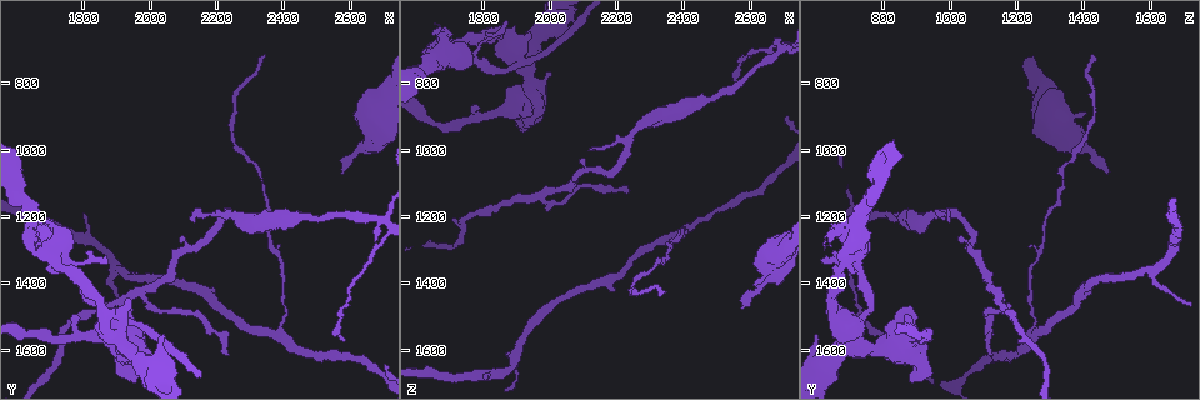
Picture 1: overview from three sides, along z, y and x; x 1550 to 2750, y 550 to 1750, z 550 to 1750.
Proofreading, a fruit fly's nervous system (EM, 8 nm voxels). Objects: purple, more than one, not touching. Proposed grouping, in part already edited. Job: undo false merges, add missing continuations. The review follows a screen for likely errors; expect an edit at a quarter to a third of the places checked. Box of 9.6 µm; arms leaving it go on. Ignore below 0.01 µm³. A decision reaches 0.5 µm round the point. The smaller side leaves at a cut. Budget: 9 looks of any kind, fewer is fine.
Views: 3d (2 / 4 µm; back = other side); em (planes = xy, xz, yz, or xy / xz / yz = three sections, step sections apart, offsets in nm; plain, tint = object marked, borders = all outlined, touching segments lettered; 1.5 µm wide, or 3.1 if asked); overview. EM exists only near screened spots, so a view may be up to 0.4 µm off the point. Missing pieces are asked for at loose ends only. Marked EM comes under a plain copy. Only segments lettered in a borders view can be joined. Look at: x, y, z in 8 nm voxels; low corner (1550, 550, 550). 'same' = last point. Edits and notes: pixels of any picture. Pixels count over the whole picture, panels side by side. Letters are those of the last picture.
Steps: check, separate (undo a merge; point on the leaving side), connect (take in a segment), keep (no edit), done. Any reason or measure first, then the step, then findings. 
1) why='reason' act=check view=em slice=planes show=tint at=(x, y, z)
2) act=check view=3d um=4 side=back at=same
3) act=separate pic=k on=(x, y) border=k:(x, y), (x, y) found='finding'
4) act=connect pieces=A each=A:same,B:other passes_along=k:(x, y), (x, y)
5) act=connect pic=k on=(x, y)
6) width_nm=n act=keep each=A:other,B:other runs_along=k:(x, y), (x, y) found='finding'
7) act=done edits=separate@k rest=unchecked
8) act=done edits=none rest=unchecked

why='an open end' act=check view=3d um=4 at=(2570, 1070, 1480)

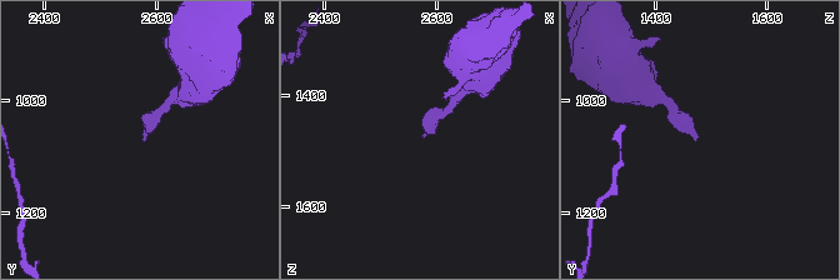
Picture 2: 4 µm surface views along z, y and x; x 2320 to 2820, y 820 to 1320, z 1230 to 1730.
act=check view=em slice=planes show=borders at=(2570, 1065, 1480)

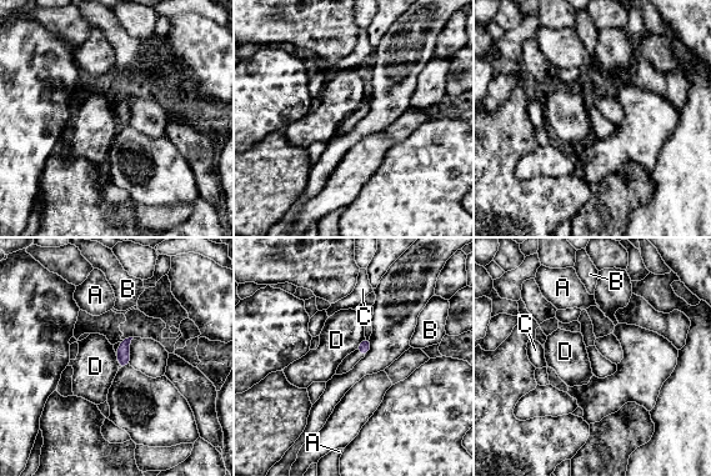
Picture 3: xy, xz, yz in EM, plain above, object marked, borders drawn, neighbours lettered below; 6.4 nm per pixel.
act=keep each=A:other,B:other,C:other,D:other border=3:(365, 337), (356, 349) found='none of them fits'

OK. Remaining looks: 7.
why='end of a long branch' act=check view=em slice=xy step=8 show=borders at=(2240, 1610, 1130)

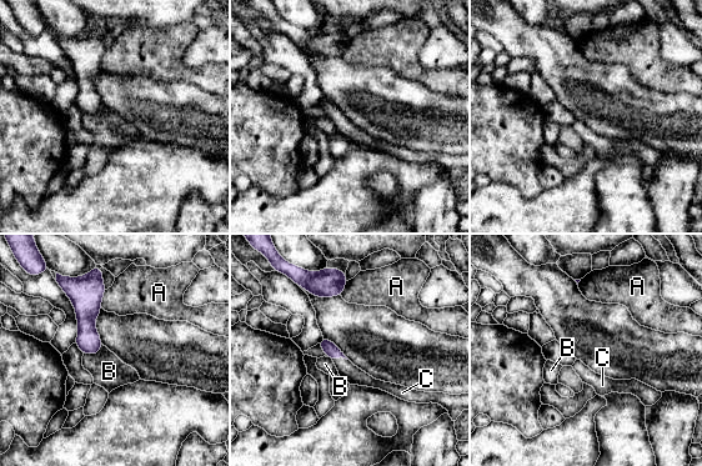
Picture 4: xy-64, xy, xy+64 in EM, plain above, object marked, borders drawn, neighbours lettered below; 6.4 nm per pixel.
why='cut it another way' act=check view=em slice=yz step=4 show=borders at=same

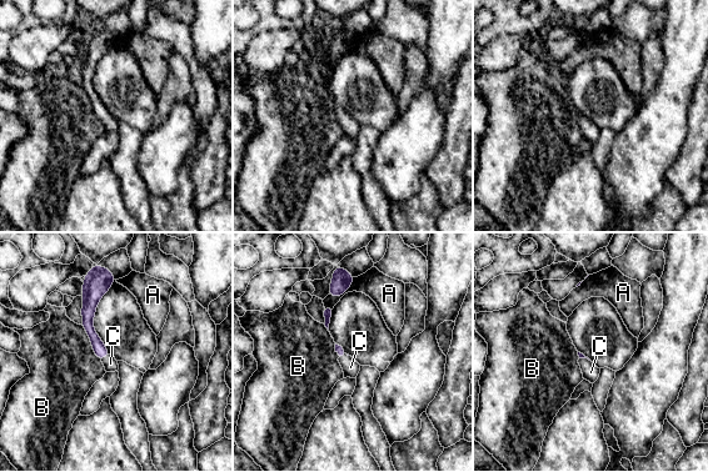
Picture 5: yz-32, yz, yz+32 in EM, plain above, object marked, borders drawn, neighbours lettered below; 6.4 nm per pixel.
act=connect pieces=C each=A:other,B:other,C:same passes_along=5:(340, 352), (343, 356), (350, 367) found='the neuron continues'

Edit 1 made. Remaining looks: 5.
act=check view=overview

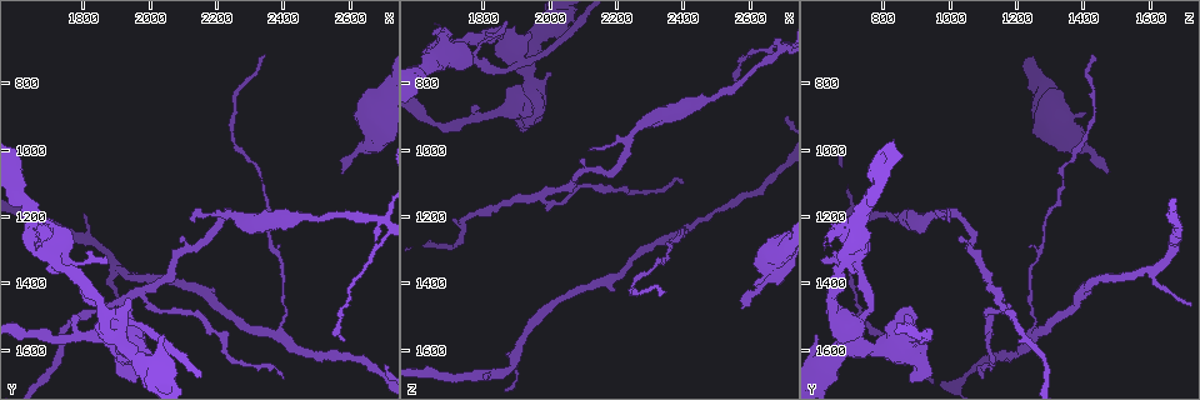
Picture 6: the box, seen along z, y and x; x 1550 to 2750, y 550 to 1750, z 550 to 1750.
why='free end' act=check view=3d um=2 at=(2010, 1620, 770)

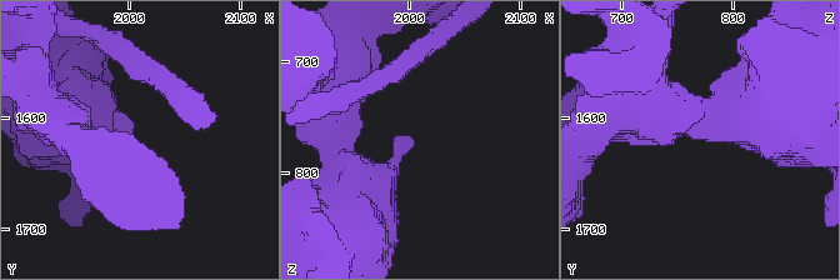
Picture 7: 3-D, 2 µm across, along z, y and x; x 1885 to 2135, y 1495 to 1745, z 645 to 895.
why='need the tissue' act=check view=em slice=planes show=borders at=(2004, 1616, 768)

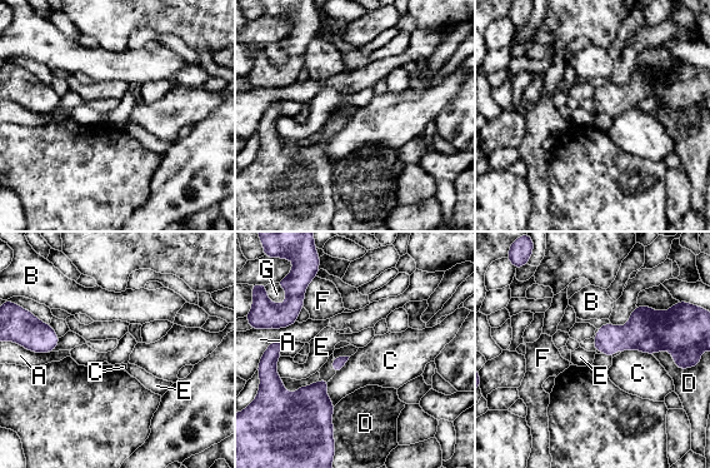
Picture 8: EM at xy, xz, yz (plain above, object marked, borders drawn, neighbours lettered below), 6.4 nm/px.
act=keep each=A:other,B:other,C:other,D:other,E:other,F:other,G:other border=8:(621, 350), (639, 349), (651, 354) found='none of them fits'

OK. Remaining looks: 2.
why='stops while still wide' act=check view=em slice=yz step=8 show=borders at=(1670, 1280, 640)

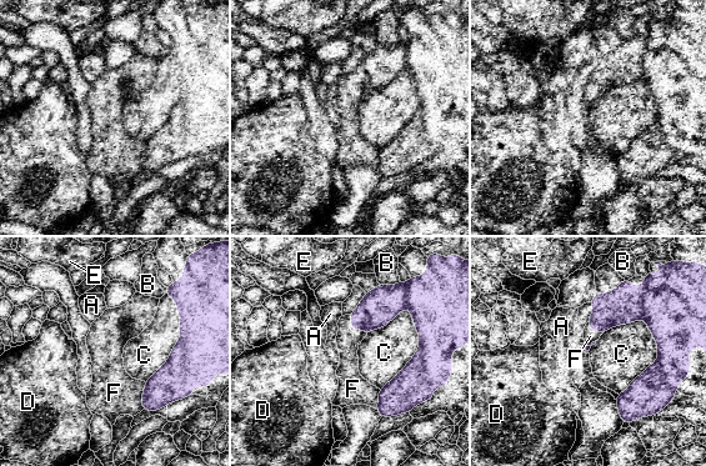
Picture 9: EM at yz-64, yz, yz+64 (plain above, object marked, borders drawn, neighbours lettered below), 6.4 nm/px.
act=check view=em slice=planes show=borders at=same

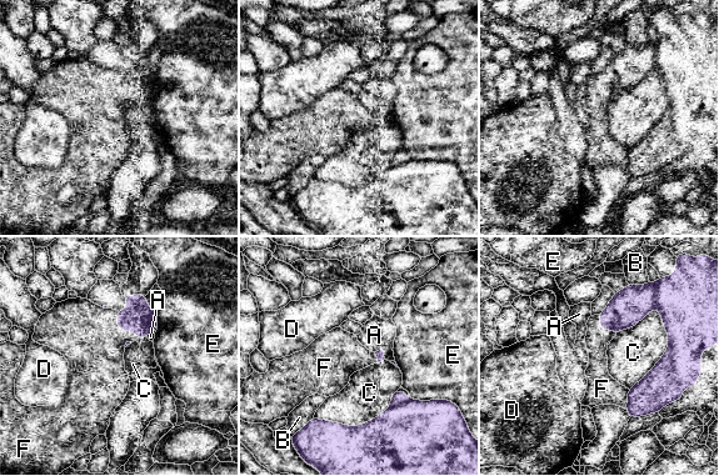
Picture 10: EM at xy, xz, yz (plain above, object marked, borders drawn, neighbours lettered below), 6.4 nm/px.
longest_contact=C:550nm act=connect pieces=F each=A:other,B:other,C:other,D:other,E:other,F:same found='it goes on there'

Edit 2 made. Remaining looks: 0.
act=done edits=connect@5,connect@10 rest=unchecked

